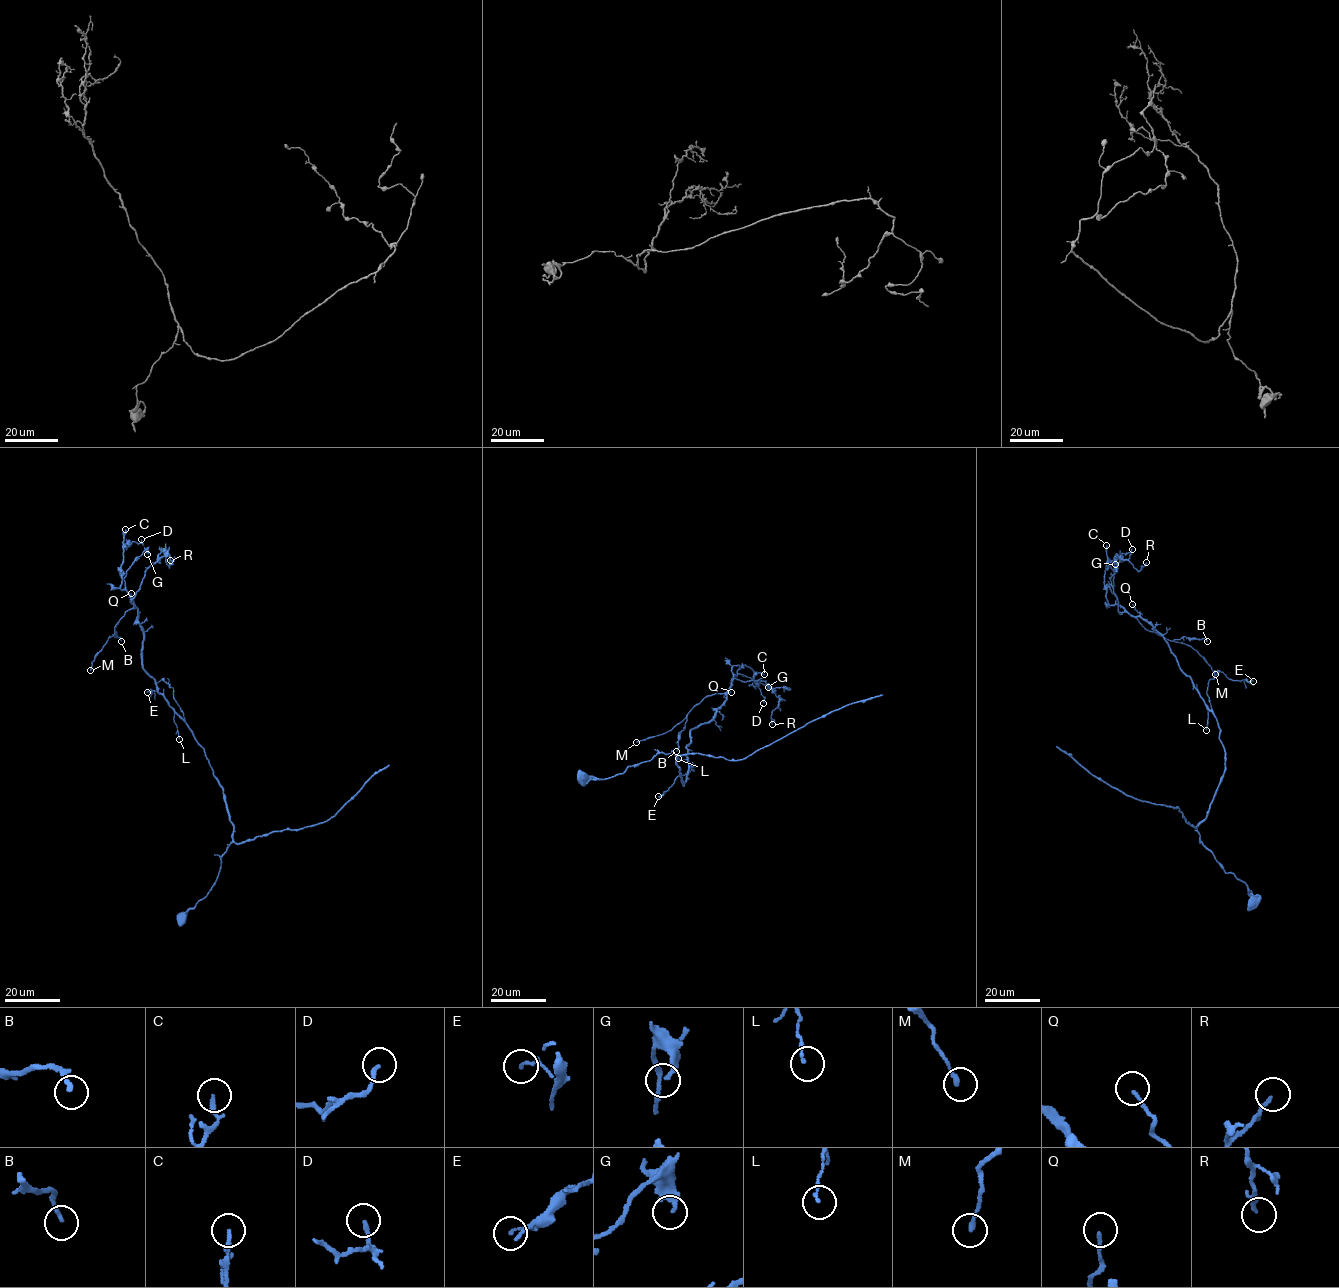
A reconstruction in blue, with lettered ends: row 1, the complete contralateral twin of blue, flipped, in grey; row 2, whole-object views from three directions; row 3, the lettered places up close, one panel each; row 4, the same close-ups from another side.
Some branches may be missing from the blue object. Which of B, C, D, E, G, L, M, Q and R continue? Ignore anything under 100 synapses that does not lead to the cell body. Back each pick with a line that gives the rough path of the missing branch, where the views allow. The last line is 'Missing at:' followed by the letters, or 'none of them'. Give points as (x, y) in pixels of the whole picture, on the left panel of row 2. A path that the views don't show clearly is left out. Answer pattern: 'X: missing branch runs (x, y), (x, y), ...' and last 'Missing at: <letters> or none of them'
Missing at: none of them

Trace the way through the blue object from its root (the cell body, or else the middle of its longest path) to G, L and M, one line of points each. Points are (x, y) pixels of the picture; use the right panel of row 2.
G: (1254, 901), (1245, 884), (1224, 871), (1197, 828), (1224, 773), (1217, 719), (1166, 640), (1116, 603), (1115, 564)
L: (1254, 901), (1245, 884), (1224, 871), (1197, 830), (1225, 767), (1217, 719), (1206, 705), (1206, 730)
M: (1254, 901), (1197, 828), (1224, 773), (1217, 719), (1166, 640), (1137, 617), (1146, 629), (1197, 651), (1215, 674)

